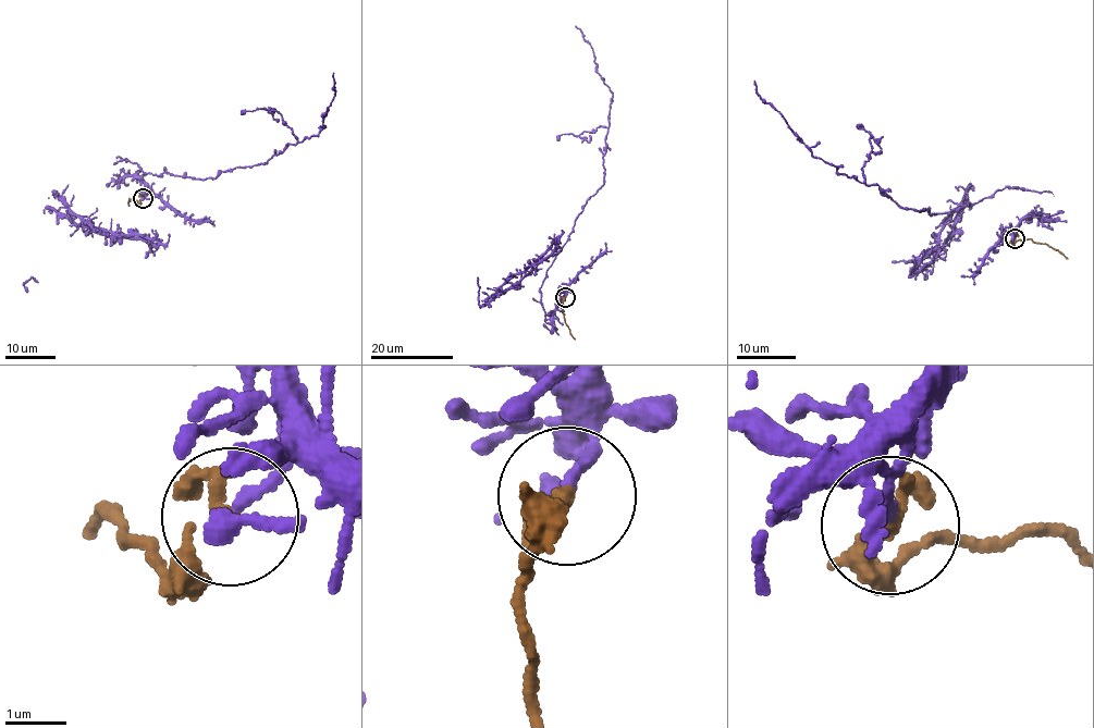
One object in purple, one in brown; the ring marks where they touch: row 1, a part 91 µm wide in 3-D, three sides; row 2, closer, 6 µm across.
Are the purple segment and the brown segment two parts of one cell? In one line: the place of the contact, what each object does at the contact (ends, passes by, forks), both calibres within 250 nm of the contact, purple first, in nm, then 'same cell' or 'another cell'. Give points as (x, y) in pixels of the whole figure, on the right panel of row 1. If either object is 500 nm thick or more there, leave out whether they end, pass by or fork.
(1015, 238) | purple ends | brown passes by | 160/190 nm | another cell

